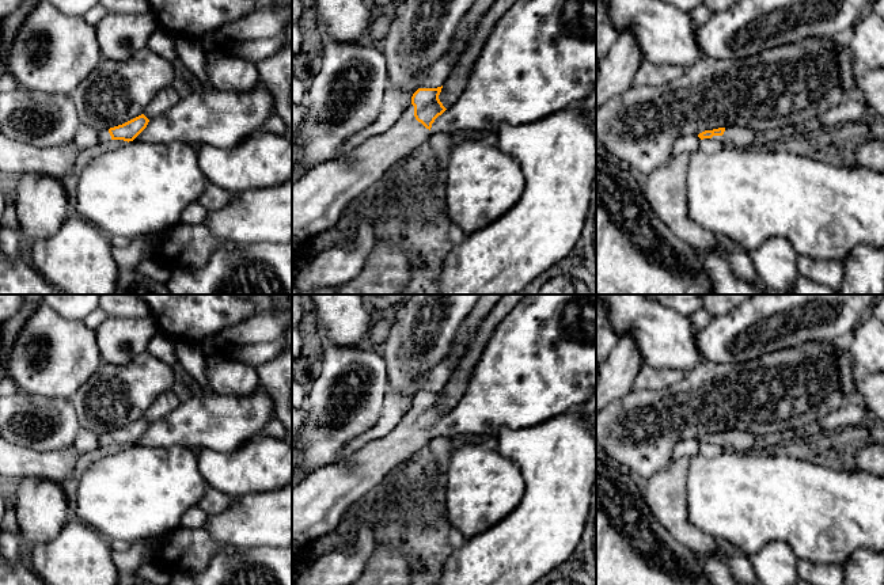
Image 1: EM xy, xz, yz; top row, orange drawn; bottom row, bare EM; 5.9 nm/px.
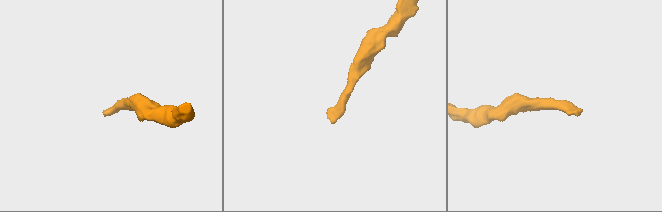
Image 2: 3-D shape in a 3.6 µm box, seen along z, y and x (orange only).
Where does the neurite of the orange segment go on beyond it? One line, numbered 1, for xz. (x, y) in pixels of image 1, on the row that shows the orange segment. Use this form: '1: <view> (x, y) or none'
1: xz (319, 197)

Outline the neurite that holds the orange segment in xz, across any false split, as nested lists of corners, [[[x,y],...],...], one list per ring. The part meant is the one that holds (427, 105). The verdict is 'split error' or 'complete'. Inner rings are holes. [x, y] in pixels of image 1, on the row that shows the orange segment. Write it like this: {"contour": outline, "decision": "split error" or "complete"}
{"contour": [[[441,87],[418,88],[411,96],[411,105],[399,121],[387,132],[376,134],[353,149],[350,160],[327,160],[308,170],[299,181],[292,183],[292,247],[306,243],[312,236],[334,228],[344,210],[354,200],[365,200],[377,186],[386,171],[402,156],[428,141],[435,119],[447,109],[439,99]]], "decision": "split error"}

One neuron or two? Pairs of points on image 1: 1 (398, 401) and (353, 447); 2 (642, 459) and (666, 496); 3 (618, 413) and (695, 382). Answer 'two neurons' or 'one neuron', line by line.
1: one neuron
2: two neurons
3: one neuron

